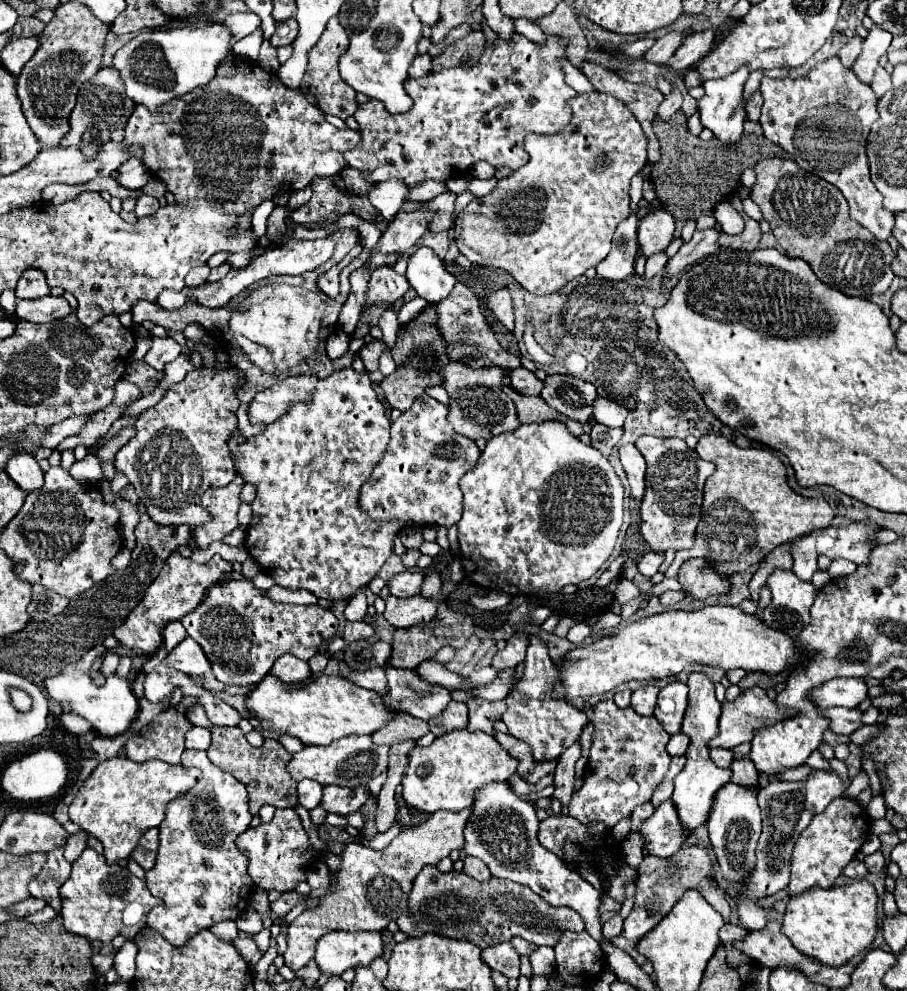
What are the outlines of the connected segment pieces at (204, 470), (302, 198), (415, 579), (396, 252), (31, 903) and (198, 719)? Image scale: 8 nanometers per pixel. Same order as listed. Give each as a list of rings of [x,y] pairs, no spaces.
[[[192,370],[186,378],[172,386],[166,396],[152,408],[144,410],[136,420],[136,436],[118,450],[116,470],[124,472],[134,486],[134,492],[140,496],[142,504],[148,510],[148,516],[166,526],[190,524],[198,526],[206,522],[208,514],[200,506],[200,496],[212,486],[226,486],[234,476],[234,466],[230,462],[228,438],[236,430],[236,410],[240,406],[236,398],[236,386],[244,380],[242,370]]]
[[[310,184],[310,186],[306,186],[306,188],[304,188],[304,192],[294,192],[294,194],[290,196],[288,208],[296,208],[296,206],[306,204],[306,202],[310,200],[310,196],[312,196],[312,184]]]
[[[406,570],[388,580],[388,590],[396,598],[406,598],[410,594],[418,594],[422,584],[422,574],[416,570]]]
[[[398,212],[388,230],[380,236],[378,244],[372,248],[368,268],[374,270],[380,266],[394,266],[398,256],[404,256],[418,242],[418,238],[428,232],[428,222],[430,212]]]
[[[26,898],[26,900],[22,900],[22,902],[14,904],[14,906],[10,906],[8,910],[10,910],[12,916],[16,916],[16,918],[24,918],[24,916],[30,916],[30,914],[42,910],[44,906],[46,906],[44,900],[38,900],[38,898]]]
[[[192,704],[192,706],[186,706],[186,718],[190,720],[190,722],[196,722],[198,726],[210,726],[210,722],[206,722],[206,714],[204,714],[204,710],[202,710],[202,706],[198,706],[198,704]]]

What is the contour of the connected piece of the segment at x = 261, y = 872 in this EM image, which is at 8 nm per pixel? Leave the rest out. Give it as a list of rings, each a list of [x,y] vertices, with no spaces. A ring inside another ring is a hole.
[[[292,808],[276,810],[270,822],[260,824],[256,828],[248,828],[244,834],[236,838],[236,846],[242,854],[248,856],[248,874],[254,880],[254,884],[262,890],[294,890],[300,882],[306,880],[306,868],[318,858],[318,852],[314,852],[314,846],[310,844],[310,838],[302,828],[298,814]]]

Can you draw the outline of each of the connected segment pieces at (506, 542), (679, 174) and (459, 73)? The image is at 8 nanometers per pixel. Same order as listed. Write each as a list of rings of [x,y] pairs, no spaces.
[[[538,422],[538,424],[522,424],[514,432],[504,432],[500,436],[494,436],[488,440],[486,448],[480,452],[480,458],[472,470],[468,470],[460,480],[460,490],[464,494],[464,514],[458,522],[458,542],[460,542],[460,554],[462,554],[462,568],[464,576],[486,588],[496,592],[506,592],[512,596],[528,596],[534,592],[560,592],[566,584],[580,584],[582,580],[588,580],[594,576],[602,564],[610,558],[618,530],[622,526],[622,498],[624,488],[620,484],[620,478],[616,476],[612,464],[608,458],[604,458],[596,448],[582,444],[576,436],[568,432],[568,428],[560,422]]]
[[[682,110],[670,118],[670,122],[658,122],[658,118],[652,122],[654,134],[660,142],[660,154],[662,158],[652,164],[650,180],[656,186],[656,196],[664,204],[662,208],[674,214],[676,220],[676,238],[680,236],[680,228],[686,224],[686,220],[696,220],[700,214],[712,214],[714,204],[724,202],[732,196],[732,192],[738,190],[740,174],[744,168],[754,168],[758,162],[766,158],[788,158],[786,152],[782,152],[778,146],[768,142],[762,134],[762,128],[758,122],[744,124],[742,142],[738,144],[738,150],[722,150],[718,142],[708,140],[702,142],[698,136],[690,136],[686,130],[686,116]]]
[[[514,34],[510,40],[486,40],[486,48],[474,66],[458,66],[430,72],[422,78],[408,78],[404,88],[414,100],[414,106],[408,112],[390,114],[378,100],[368,100],[358,106],[354,118],[360,126],[362,138],[354,150],[344,154],[346,164],[360,172],[368,170],[366,180],[370,184],[400,178],[406,186],[416,186],[426,180],[444,182],[456,174],[468,172],[480,160],[496,168],[508,166],[518,170],[530,160],[524,150],[526,134],[556,134],[568,126],[572,118],[568,100],[574,98],[576,92],[564,82],[564,70],[560,66],[560,60],[566,58],[566,46],[568,40],[554,34],[548,34],[544,44],[536,44],[522,34]]]

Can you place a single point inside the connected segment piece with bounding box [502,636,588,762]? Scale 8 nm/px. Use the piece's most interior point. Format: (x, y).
(547, 725)

